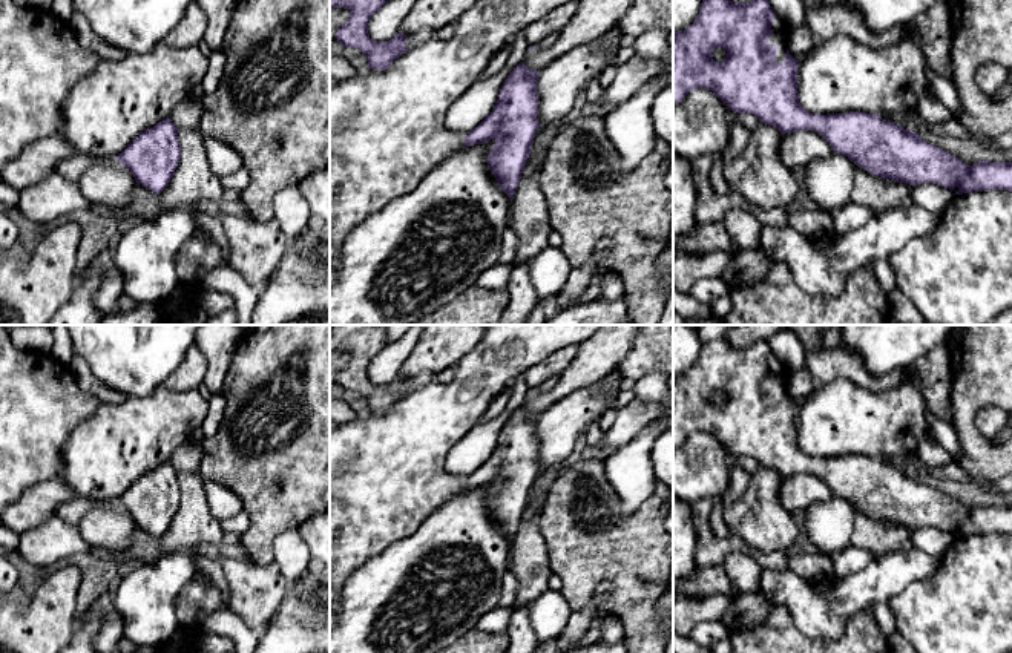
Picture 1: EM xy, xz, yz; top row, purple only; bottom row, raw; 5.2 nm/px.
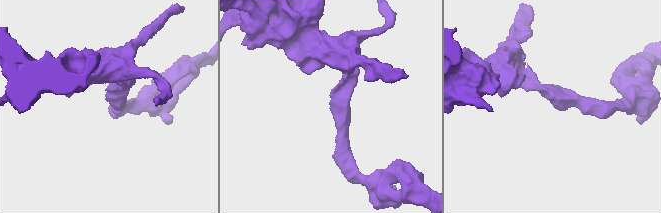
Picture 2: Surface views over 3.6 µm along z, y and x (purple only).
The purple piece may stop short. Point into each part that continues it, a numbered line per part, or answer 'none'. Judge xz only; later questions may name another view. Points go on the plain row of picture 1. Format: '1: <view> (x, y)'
none

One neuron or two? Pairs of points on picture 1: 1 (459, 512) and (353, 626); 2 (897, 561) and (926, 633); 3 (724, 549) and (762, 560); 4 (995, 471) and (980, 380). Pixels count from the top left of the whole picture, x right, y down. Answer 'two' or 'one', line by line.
1: one
2: two
3: one
4: one

